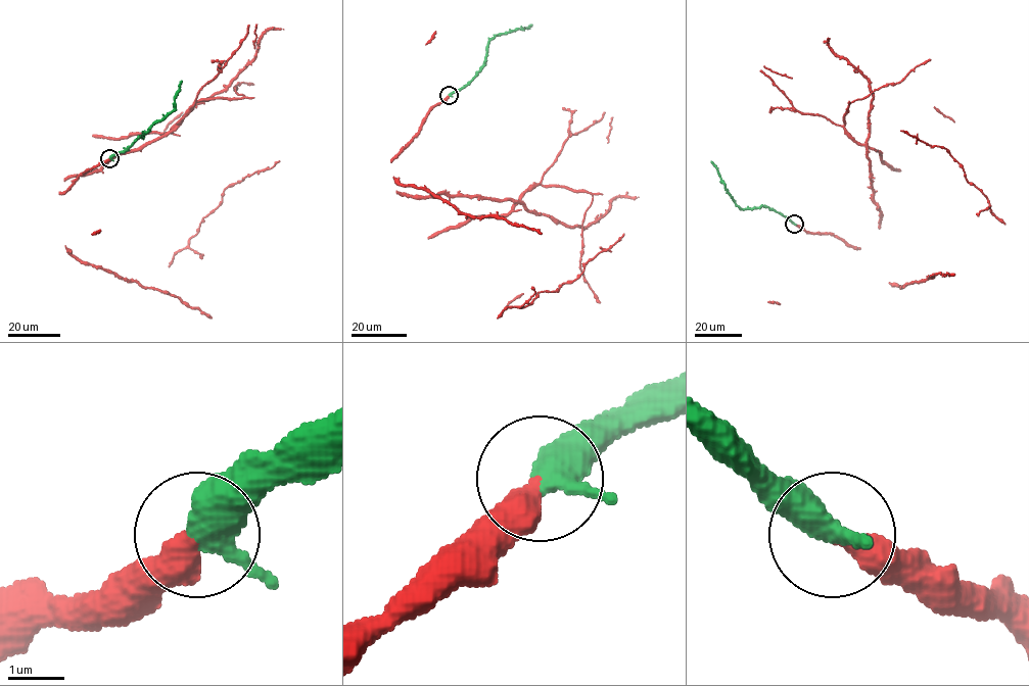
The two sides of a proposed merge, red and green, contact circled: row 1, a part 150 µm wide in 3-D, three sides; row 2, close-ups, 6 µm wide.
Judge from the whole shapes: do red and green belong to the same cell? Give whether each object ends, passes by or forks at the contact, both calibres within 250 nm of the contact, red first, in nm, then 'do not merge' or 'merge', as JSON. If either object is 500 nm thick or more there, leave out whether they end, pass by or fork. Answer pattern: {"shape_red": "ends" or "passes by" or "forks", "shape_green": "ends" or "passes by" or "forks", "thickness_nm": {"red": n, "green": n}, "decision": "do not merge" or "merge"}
{"shape_red": "ends", "shape_green": "passes by", "thickness_nm": {"red": 440, "green": 440}, "decision": "merge"}

